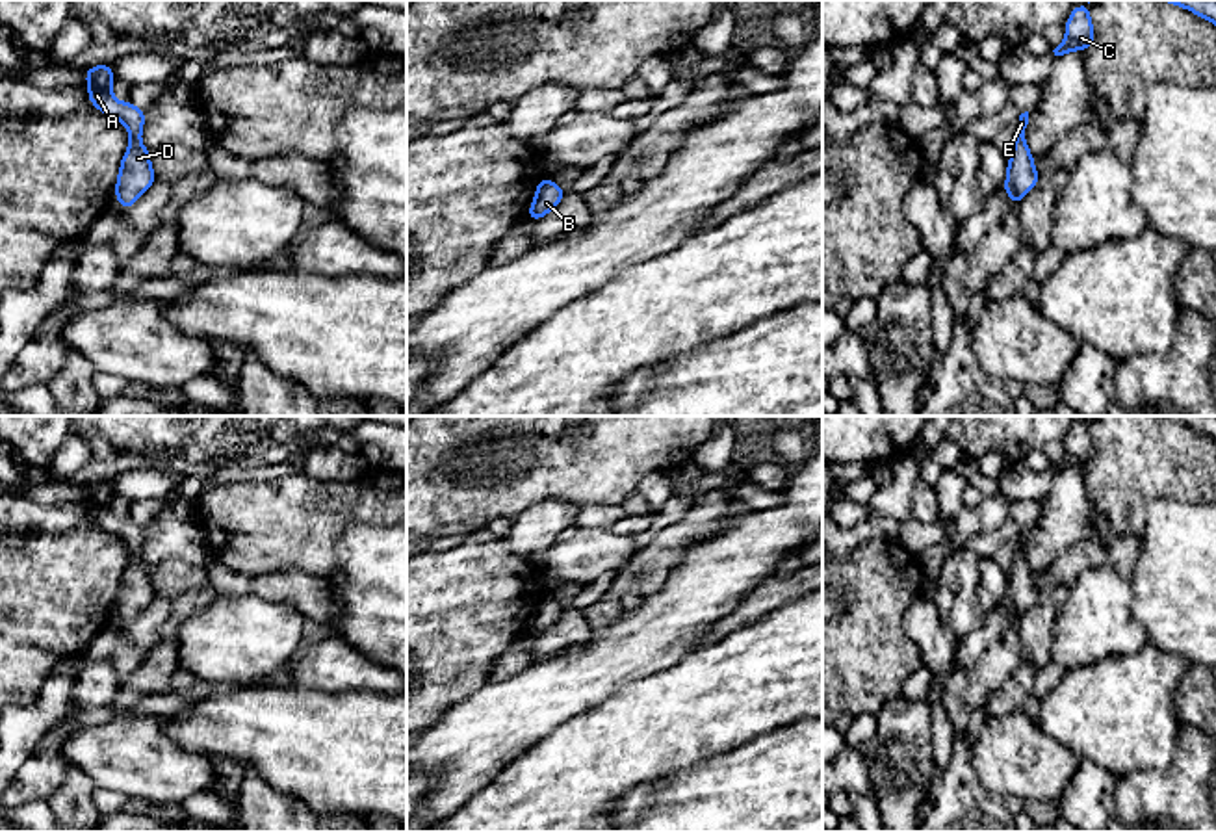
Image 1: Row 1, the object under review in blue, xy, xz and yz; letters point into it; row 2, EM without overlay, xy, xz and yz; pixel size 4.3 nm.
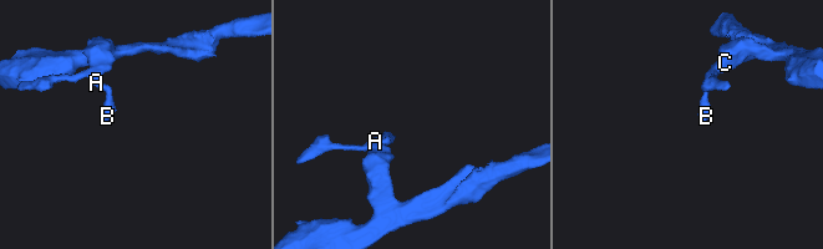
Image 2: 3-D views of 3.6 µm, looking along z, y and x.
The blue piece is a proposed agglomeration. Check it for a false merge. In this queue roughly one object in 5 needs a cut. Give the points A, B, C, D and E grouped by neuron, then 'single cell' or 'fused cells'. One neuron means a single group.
A B C D E | single cell

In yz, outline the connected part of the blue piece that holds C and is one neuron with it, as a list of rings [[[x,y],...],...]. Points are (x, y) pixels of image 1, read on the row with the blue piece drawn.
[[[1088,4],[1077,6],[1064,26],[1066,41],[1049,50],[1051,58],[1060,58],[1073,50],[1086,50],[1095,39]]]

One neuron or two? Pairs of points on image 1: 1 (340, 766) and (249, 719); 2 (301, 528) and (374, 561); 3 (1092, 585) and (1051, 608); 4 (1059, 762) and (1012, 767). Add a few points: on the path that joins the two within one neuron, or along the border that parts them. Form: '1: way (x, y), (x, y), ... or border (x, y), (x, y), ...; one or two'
1: way (318, 747), (271, 727); one
2: border (374, 522), (344, 530), (325, 576); two
3: border (1070, 587), (1055, 617), (1051, 641); two
4: way (1047, 762), (1023, 762); one

